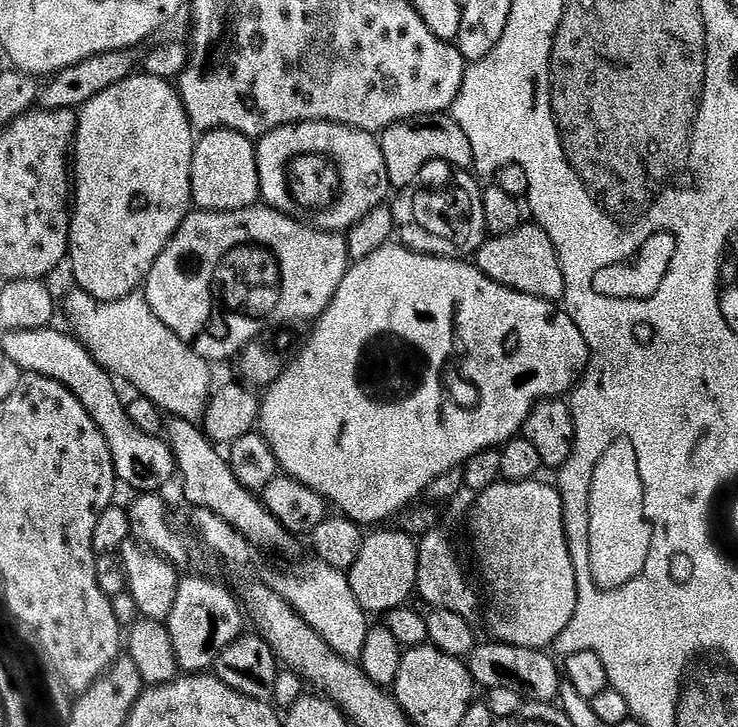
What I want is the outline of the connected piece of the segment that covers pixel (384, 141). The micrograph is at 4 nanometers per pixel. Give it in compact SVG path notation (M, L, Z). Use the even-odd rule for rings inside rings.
M451 115L425 116L411 122L391 124L379 137L382 158L386 162L388 183L393 189L404 190L420 176L420 171L427 164L441 160L444 164L453 164L456 170L472 168L472 143L466 134L462 134L462 126L458 126Z

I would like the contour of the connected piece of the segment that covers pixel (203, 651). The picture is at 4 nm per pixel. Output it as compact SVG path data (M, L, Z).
M185 575L181 579L178 598L174 598L174 610L170 610L166 621L176 666L181 673L207 673L213 667L214 654L230 646L230 642L245 631L246 616L241 601L233 593L232 596L222 585L203 580L200 576Z

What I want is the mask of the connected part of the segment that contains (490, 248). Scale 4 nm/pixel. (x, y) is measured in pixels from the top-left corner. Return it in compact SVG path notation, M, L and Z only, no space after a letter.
M534 222L521 223L520 227L510 230L510 234L485 239L484 245L474 254L474 263L482 274L486 274L486 278L502 285L503 288L530 294L539 300L563 301L564 279L562 278L562 266L558 262L558 254L554 250L554 242L550 242L548 235Z

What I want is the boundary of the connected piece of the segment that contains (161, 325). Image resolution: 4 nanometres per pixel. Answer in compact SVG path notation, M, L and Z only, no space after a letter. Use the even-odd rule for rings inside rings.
M72 290L65 300L62 300L62 312L68 315L72 323L71 331L76 339L84 344L86 350L97 360L98 363L111 373L117 381L129 384L133 393L145 396L150 402L160 407L160 411L177 420L190 420L200 422L204 419L204 412L208 408L208 397L214 391L212 384L213 365L203 360L174 330L168 326L156 314L150 310L147 300L143 295L133 294L115 300L114 302L102 302L95 300L90 294L79 290Z

